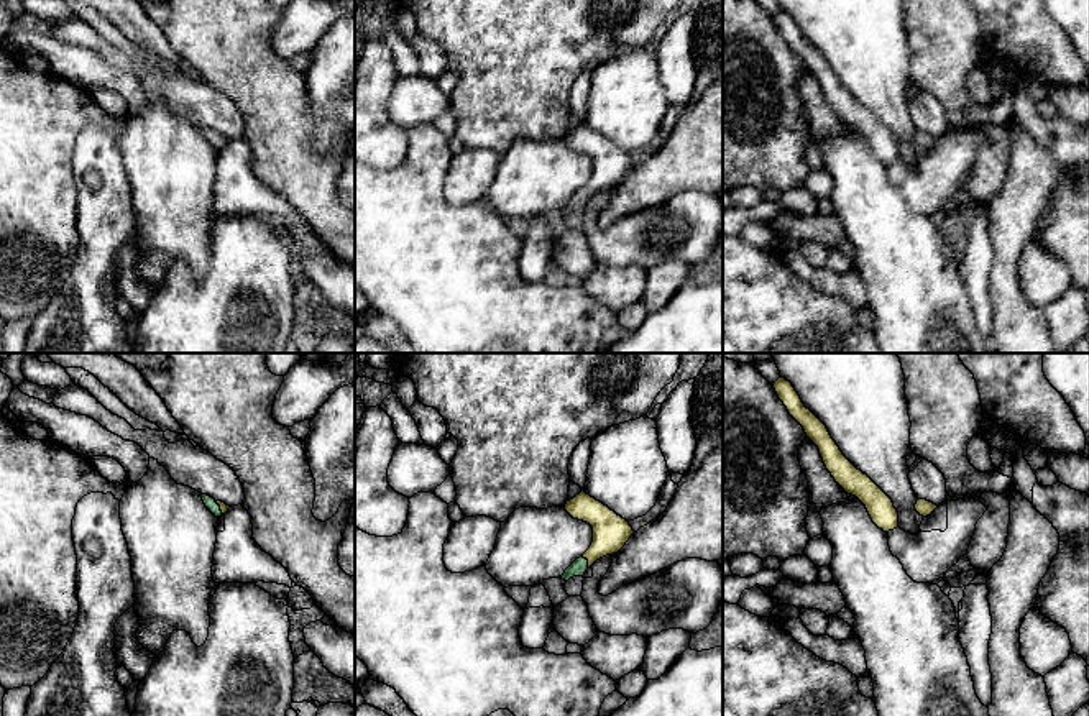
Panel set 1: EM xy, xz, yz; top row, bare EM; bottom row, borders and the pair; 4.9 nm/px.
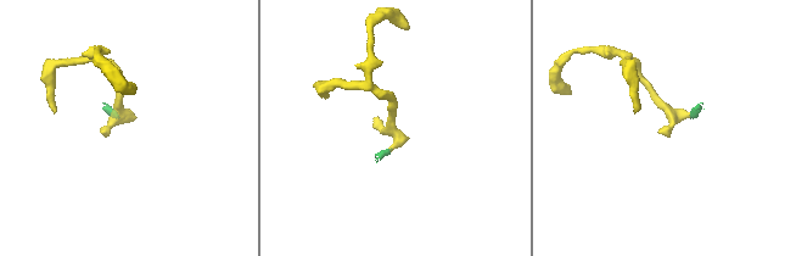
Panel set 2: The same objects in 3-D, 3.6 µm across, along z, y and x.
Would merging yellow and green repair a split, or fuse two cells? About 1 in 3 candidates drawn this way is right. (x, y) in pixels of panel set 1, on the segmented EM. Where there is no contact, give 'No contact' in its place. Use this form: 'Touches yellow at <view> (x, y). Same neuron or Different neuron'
Touches yellow at xz (588, 562). Same neuron

